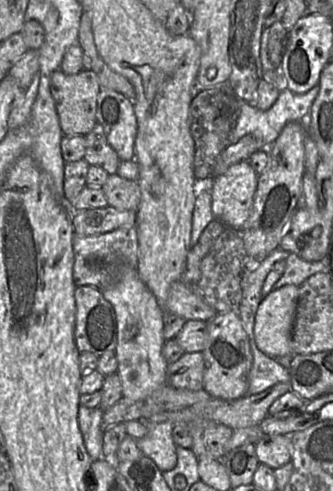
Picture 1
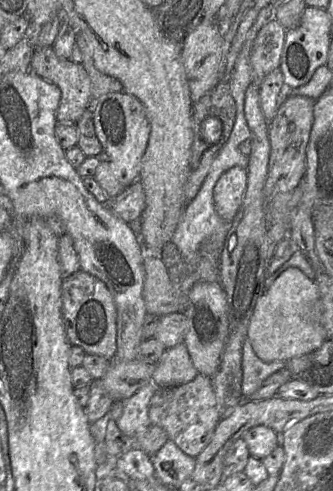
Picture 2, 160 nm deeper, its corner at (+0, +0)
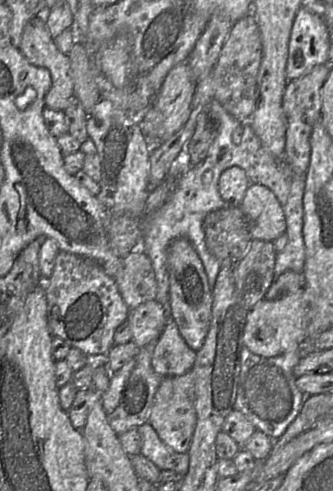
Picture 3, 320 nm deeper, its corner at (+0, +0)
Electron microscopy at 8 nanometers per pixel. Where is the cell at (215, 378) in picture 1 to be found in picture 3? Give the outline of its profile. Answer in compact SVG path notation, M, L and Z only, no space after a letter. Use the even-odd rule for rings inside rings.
M177 238L170 244L167 255L167 271L171 317L176 322L187 345L197 352L202 347L209 330L213 289L209 285L199 255L186 238Z

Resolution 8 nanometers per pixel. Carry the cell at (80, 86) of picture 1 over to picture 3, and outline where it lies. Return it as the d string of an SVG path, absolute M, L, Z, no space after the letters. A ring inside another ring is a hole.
M44 15L26 23L18 49L30 64L49 70L51 87L45 96L45 106L64 111L74 96L70 60L55 45Z

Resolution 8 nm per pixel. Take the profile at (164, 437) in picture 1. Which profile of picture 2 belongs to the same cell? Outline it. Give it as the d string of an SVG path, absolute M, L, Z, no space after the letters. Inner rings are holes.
M151 382L122 401L123 413L115 422L125 435L136 440L136 449L140 449L143 435L152 426L148 415L149 403L158 388L160 387Z

